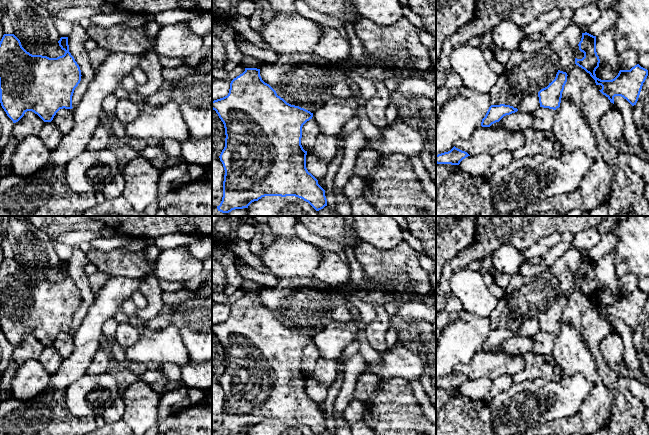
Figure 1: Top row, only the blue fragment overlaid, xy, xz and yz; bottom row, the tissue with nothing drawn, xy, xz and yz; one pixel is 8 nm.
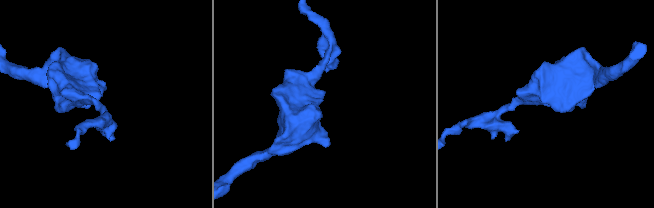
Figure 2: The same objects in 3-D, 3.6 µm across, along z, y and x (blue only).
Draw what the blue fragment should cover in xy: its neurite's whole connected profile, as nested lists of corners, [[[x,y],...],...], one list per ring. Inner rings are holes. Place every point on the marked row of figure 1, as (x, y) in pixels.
[[[4,34],[0,41],[0,103],[7,116],[18,122],[27,111],[37,114],[44,122],[51,122],[60,109],[72,109],[72,96],[81,81],[81,70],[69,52],[68,37],[61,37],[59,46],[65,53],[57,58],[32,55],[21,45],[14,34]]]

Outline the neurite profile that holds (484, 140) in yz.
[[[478,127],[466,140],[458,140],[454,146],[470,156],[479,154],[496,155],[499,152],[513,152],[522,148],[526,138],[522,131],[497,130]]]

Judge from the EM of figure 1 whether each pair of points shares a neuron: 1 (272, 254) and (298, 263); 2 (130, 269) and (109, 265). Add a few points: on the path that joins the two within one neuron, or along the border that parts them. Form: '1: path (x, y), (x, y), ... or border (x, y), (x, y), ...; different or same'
1: path (278, 257), (292, 258); same
2: path (125, 265), (114, 265); same

